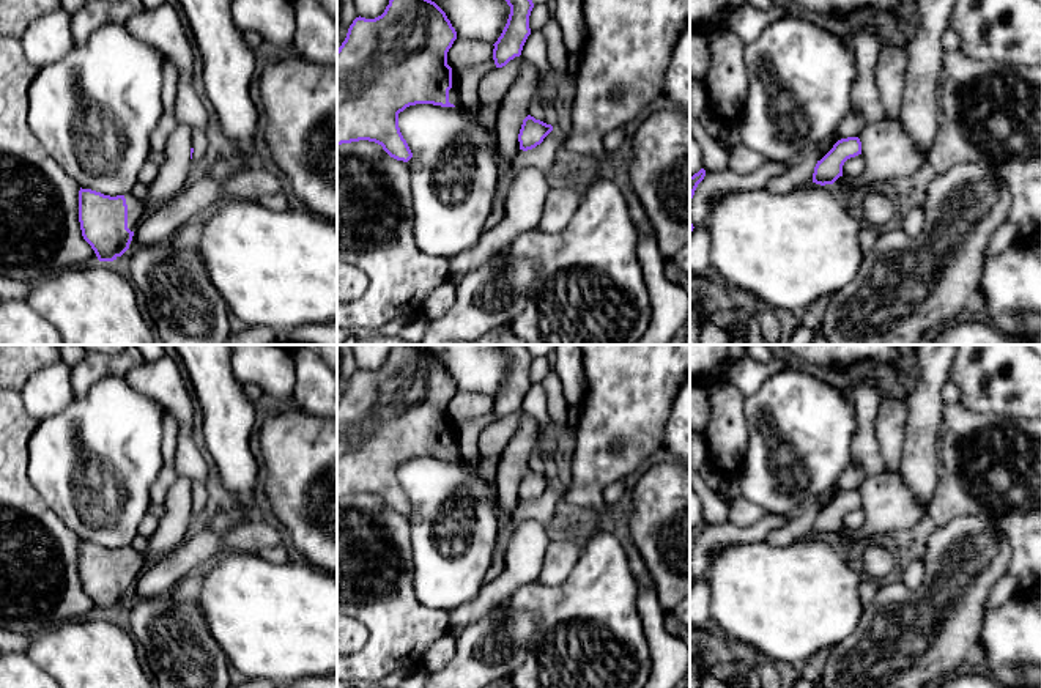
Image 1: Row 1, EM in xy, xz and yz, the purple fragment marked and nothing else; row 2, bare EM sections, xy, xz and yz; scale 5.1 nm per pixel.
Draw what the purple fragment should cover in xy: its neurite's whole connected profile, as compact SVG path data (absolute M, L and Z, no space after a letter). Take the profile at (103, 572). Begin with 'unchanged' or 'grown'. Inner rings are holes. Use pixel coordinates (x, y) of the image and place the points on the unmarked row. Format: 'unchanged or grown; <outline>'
grown; M91 542L79 543L82 589L99 614L121 609L145 568L145 557L131 546L110 549Z

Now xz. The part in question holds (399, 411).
grown; M394 345L384 365L375 372L356 370L337 401L337 498L375 494L394 512L408 515L413 505L398 480L398 466L409 458L461 458L452 441L447 405L457 384L432 353Z

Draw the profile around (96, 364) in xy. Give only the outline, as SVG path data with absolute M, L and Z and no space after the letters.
M128 345L123 351L113 354L88 351L87 356L71 368L72 394L87 394L101 378L123 376L143 362L142 353L134 345Z

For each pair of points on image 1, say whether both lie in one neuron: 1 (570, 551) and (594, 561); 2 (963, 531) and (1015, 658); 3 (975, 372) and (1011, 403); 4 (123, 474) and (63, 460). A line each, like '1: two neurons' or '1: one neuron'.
1: two neurons
2: two neurons
3: one neuron
4: one neuron

